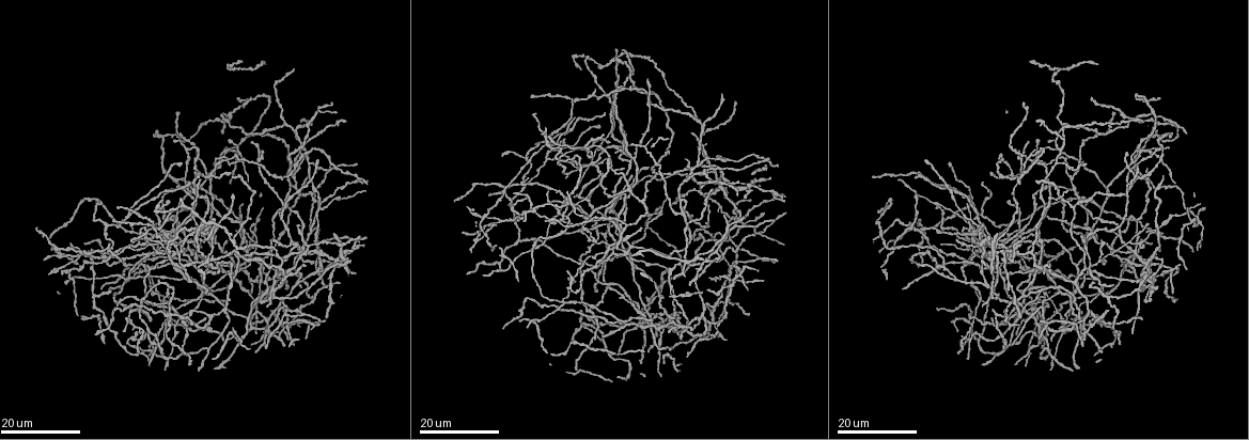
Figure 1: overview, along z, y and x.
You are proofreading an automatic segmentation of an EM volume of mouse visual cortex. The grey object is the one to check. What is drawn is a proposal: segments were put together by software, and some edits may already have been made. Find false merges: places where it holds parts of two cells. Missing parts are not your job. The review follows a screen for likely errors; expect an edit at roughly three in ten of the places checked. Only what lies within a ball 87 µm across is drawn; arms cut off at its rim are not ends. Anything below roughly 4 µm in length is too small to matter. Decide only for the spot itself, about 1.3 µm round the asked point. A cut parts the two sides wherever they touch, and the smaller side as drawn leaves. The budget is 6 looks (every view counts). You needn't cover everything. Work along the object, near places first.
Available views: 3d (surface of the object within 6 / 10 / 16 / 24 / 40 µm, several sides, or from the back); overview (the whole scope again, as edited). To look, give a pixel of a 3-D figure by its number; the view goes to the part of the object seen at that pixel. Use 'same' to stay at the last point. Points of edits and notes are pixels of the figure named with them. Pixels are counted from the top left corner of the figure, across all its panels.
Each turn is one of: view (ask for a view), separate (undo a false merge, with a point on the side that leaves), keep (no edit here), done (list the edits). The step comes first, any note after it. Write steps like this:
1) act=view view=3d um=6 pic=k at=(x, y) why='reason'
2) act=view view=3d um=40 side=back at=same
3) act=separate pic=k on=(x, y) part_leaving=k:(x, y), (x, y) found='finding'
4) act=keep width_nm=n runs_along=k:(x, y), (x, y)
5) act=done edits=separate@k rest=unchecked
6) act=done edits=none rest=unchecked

act=view view=3d um=16 pic=1 at=(498, 219) why='three-way junction'

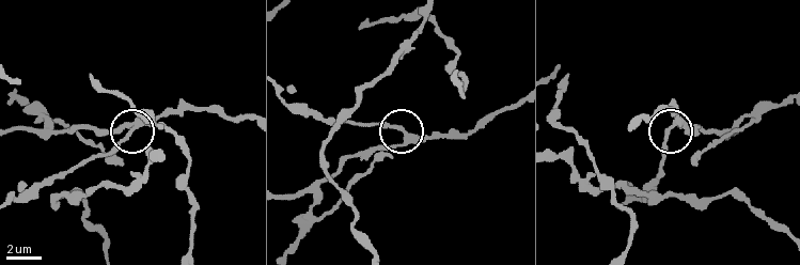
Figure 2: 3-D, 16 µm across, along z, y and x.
act=view view=3d um=6 pic=2 at=(139, 123) why='zoom in'

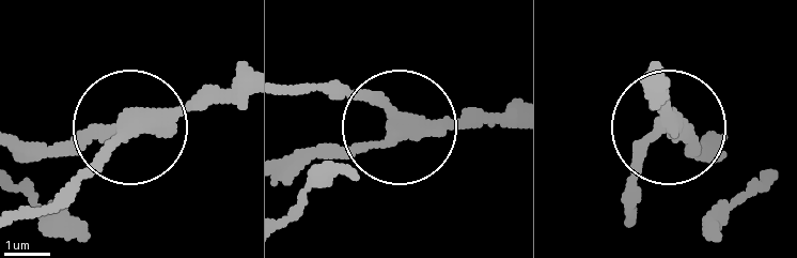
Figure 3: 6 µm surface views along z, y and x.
act=separate pic=3 on=(90, 166) arms=3 part_leaving=3:(141, 122), (18, 211) found='a second cell is stuck on'

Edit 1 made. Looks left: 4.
act=view view=overview

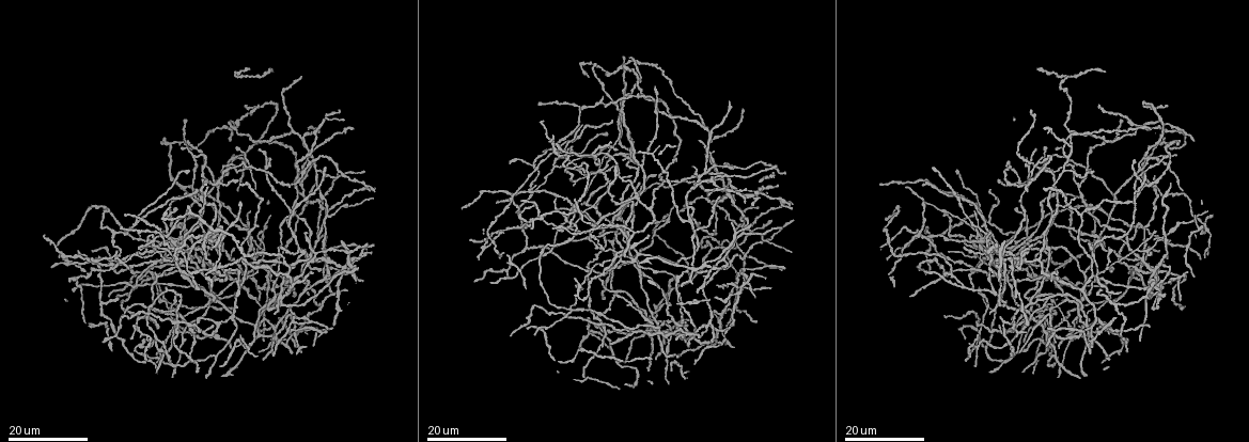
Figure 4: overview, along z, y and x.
act=view view=3d um=24 pic=4 at=(534, 164) why='looks like a crossing'

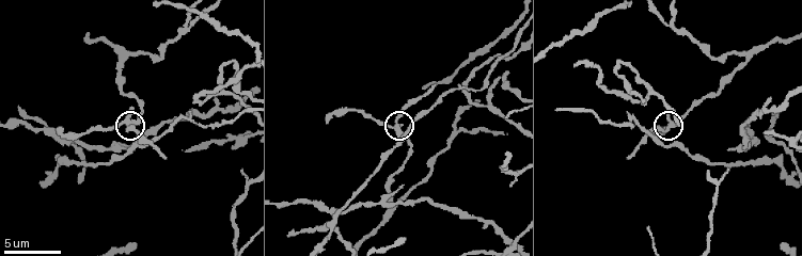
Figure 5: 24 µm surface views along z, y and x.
act=view view=3d um=6 pic=5 at=(669, 122)

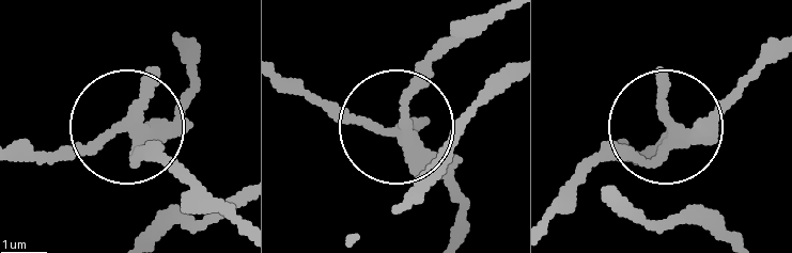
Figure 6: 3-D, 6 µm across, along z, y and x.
act=keep arms=4 runs_along=6:(448, 243), (455, 198), (402, 140), (279, 94) found='continuous, no second cell'

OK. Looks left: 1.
act=done edits=separate@3 rest=unchecked

